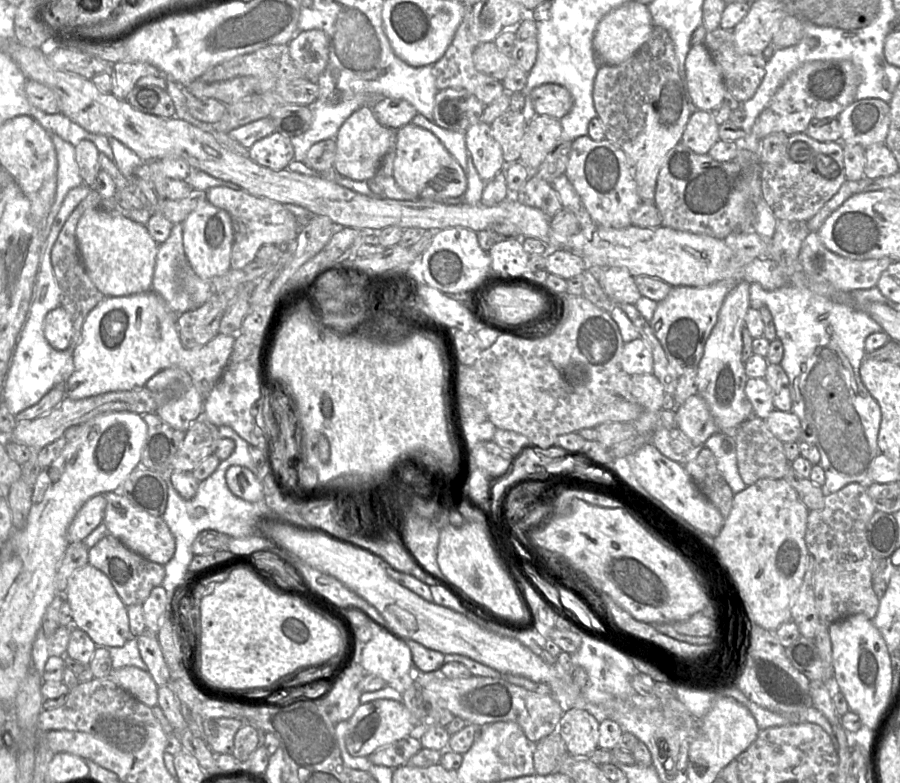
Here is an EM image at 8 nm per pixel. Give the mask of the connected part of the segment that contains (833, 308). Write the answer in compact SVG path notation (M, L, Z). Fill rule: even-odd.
M752 283L750 286L750 308L760 310L762 307L767 307L772 314L773 322L775 324L777 338L783 343L784 354L782 361L780 362L784 371L789 378L789 388L792 399L791 411L798 416L801 422L801 433L798 442L807 442L815 445L820 452L820 465L825 472L825 483L822 487L823 492L826 495L837 492L848 484L859 483L867 485L871 483L869 479L869 465L871 461L880 453L878 447L878 433L881 423L881 409L879 404L870 395L863 382L861 381L859 369L862 361L865 359L865 340L866 338L876 332L882 331L881 326L874 321L867 313L848 306L829 300L828 298L816 294L805 286L786 285L773 291L767 291L762 288L758 283Z

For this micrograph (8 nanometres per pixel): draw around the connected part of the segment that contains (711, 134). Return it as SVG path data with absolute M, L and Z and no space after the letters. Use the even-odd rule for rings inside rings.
M694 111L683 132L681 143L695 153L706 154L719 139L719 125L709 111Z

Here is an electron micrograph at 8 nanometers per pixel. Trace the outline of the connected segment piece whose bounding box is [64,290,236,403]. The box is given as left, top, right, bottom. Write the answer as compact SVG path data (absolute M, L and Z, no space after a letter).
M152 290L130 296L106 297L89 313L83 324L81 342L73 352L74 371L64 384L65 398L81 400L108 392L133 390L144 387L160 371L179 367L190 375L204 403L228 367L236 338L218 334L206 345L187 350L179 336L177 316Z

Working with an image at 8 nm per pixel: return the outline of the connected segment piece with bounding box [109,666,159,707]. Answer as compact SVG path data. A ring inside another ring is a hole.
M135 666L113 669L109 678L149 707L158 705L158 685L147 670Z

